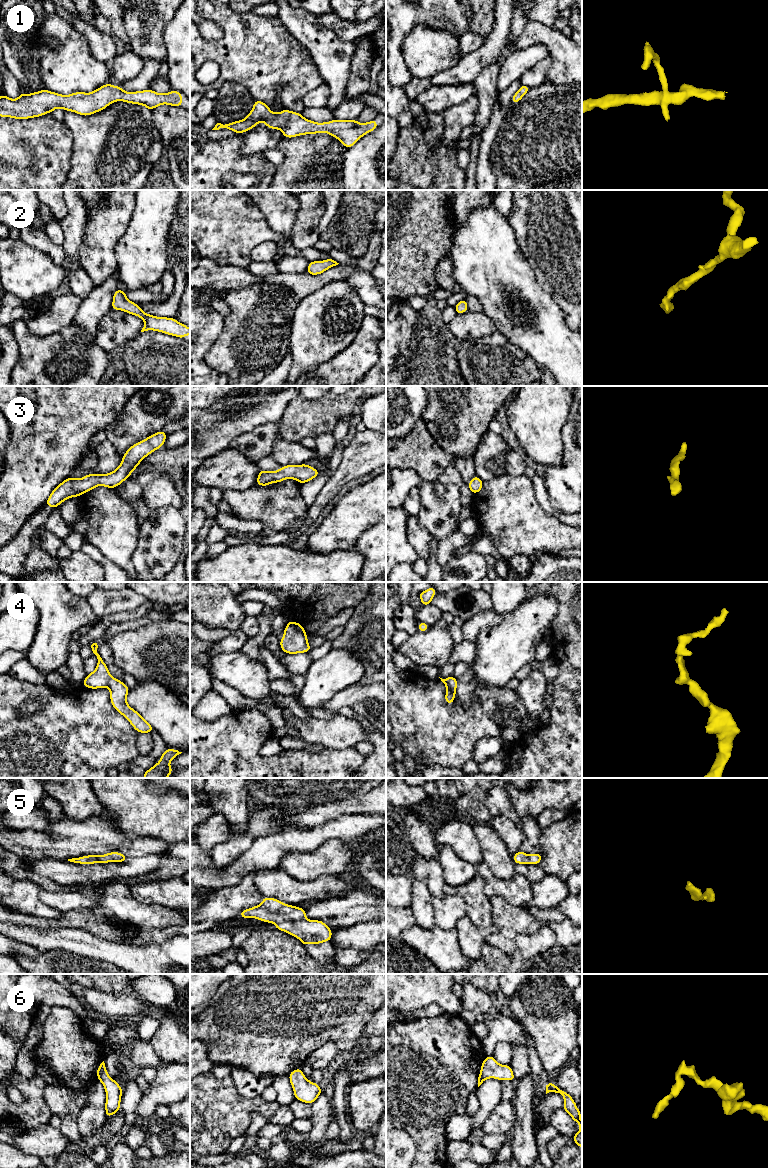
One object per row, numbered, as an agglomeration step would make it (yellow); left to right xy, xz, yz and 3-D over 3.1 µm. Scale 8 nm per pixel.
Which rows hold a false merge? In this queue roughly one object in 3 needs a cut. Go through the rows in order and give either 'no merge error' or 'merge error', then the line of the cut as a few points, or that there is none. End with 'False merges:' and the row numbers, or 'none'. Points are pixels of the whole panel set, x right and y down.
1: no merge error; no cut
2: no merge error; no cut
3: no merge error; no cut
4: no merge error; no cut
5: no merge error; no cut
6: no merge error; no cut
False merges: none

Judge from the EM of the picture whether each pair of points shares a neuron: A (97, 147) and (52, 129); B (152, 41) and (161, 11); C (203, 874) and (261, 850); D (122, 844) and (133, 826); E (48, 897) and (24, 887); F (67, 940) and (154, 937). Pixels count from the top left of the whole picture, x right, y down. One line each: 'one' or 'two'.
A: two
B: one
C: one
D: two
E: two
F: two

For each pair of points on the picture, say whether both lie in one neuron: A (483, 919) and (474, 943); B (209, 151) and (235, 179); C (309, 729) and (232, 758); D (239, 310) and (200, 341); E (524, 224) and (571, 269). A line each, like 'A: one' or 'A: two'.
A: two
B: two
C: two
D: two
E: one

